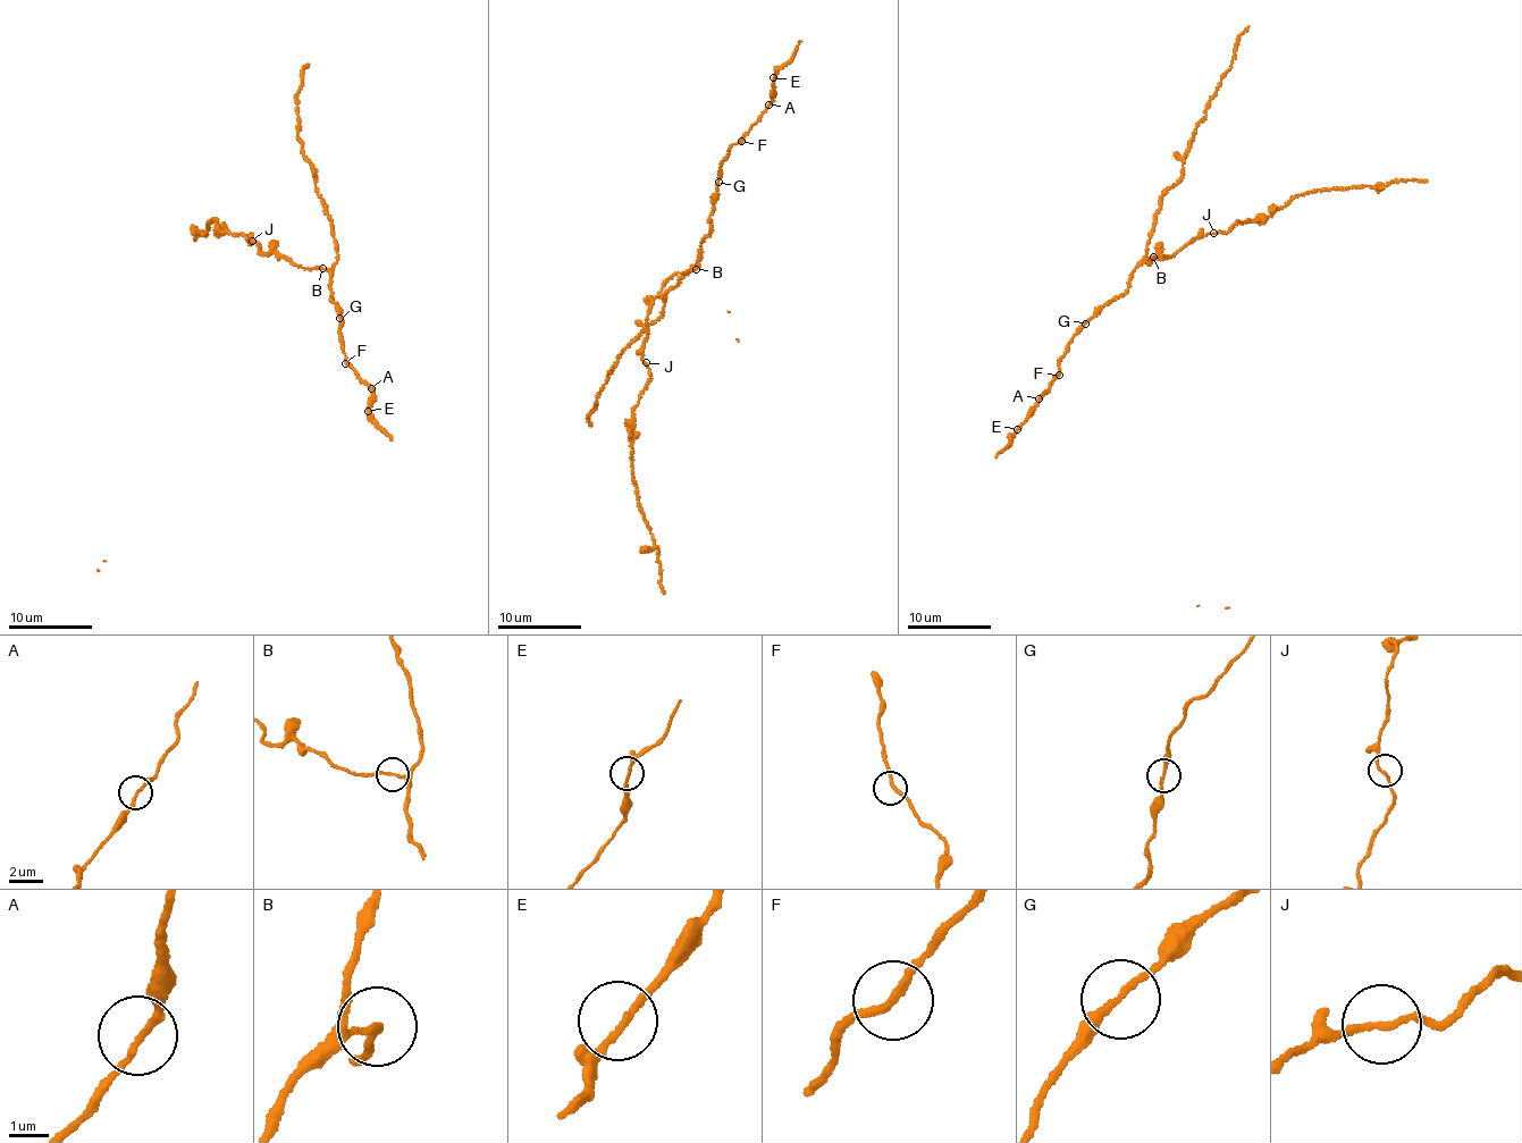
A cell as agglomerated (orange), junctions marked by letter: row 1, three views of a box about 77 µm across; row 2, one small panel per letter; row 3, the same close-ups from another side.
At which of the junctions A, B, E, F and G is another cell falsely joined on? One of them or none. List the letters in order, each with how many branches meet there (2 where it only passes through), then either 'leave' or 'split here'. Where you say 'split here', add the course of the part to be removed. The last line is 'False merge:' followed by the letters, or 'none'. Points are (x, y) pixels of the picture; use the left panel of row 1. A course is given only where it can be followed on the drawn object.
A: 2 branches meet; leave
B: 2 branches meet; leave
E: 2 branches meet; leave
F: 2 branches meet; leave
G: 2 branches meet; leave
False merge: none

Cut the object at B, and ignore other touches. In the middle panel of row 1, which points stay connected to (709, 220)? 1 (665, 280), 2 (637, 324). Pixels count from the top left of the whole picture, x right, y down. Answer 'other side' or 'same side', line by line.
1: other side
2: same side

